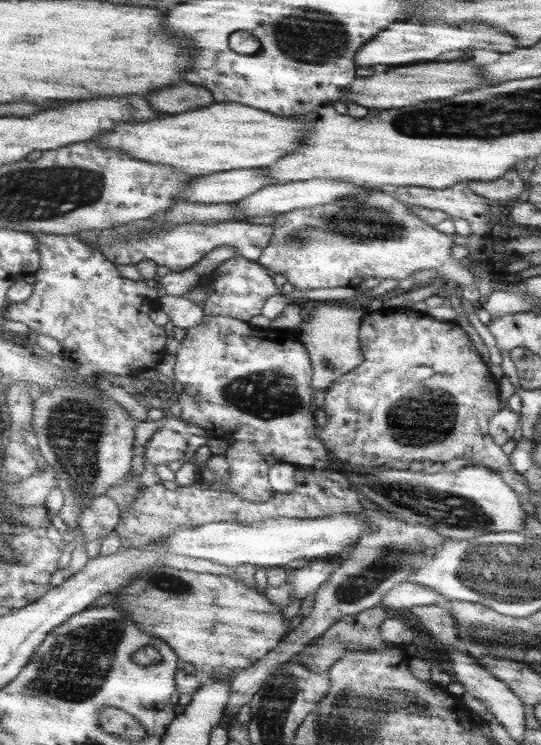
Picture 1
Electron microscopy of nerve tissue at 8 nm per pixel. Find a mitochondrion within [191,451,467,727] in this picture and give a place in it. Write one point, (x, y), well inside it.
(360, 585)

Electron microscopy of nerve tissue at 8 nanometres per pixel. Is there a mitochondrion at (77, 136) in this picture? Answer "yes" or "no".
no

